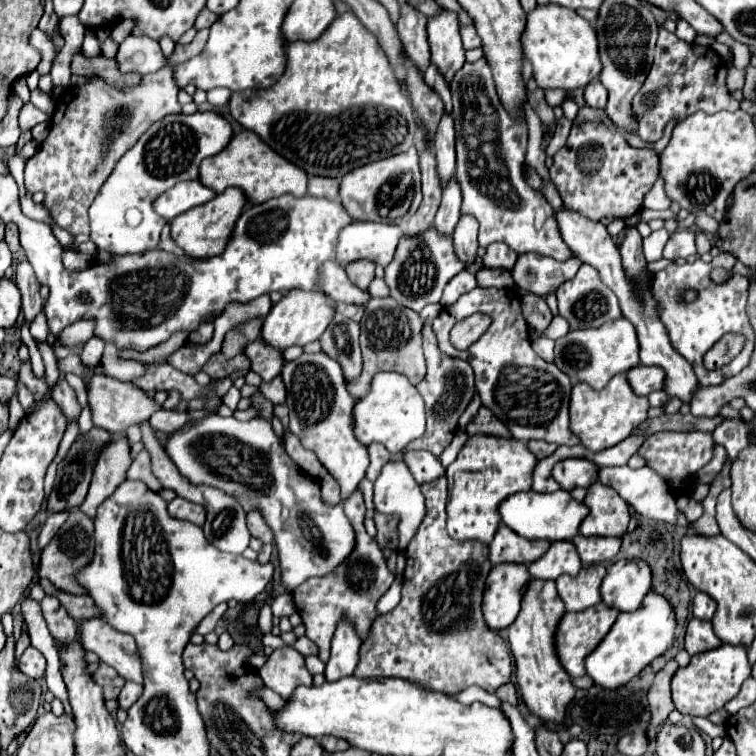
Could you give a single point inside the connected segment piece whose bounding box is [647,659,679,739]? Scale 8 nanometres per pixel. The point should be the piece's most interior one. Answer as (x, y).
(659, 696)

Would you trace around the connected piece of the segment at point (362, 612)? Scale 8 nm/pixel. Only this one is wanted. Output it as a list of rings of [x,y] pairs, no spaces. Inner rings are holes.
[[[355,489],[351,493],[351,497],[341,501],[341,505],[345,509],[345,515],[349,517],[349,521],[353,523],[353,527],[357,531],[357,549],[345,559],[345,565],[339,565],[337,571],[331,573],[329,577],[313,577],[313,579],[301,583],[301,587],[297,587],[293,591],[297,611],[307,629],[307,637],[319,647],[319,659],[323,663],[329,659],[329,647],[331,647],[331,639],[333,639],[337,621],[341,621],[341,617],[349,617],[355,623],[357,633],[365,639],[369,635],[371,623],[377,619],[375,601],[389,589],[389,585],[395,579],[393,573],[387,569],[381,547],[377,545],[377,541],[373,537],[367,535],[367,531],[363,527],[365,505],[363,505],[361,489]]]

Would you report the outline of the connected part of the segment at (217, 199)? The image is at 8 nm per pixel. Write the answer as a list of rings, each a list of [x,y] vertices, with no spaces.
[[[229,187],[223,193],[215,195],[211,201],[197,205],[173,219],[169,219],[169,229],[171,229],[171,239],[175,241],[177,247],[181,247],[189,257],[195,259],[205,259],[221,253],[225,247],[225,241],[229,239],[229,233],[233,231],[233,225],[237,223],[237,217],[241,215],[245,207],[245,195],[237,187]]]

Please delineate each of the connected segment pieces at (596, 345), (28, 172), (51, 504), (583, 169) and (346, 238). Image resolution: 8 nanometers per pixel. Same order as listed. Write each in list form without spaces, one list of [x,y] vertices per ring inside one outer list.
[[[621,317],[597,329],[569,331],[555,341],[555,365],[569,375],[573,383],[589,383],[593,389],[603,389],[611,377],[639,365],[639,341],[633,323]]]
[[[163,67],[155,73],[143,75],[137,87],[115,89],[99,75],[89,75],[85,85],[67,87],[55,101],[51,129],[39,151],[25,165],[25,189],[43,191],[43,205],[59,227],[71,235],[87,235],[87,209],[97,191],[111,175],[115,163],[137,143],[141,133],[169,113],[179,113],[179,87],[173,69]]]
[[[93,427],[91,431],[77,435],[77,439],[75,439],[73,445],[69,447],[67,455],[63,457],[63,461],[57,465],[55,487],[53,487],[53,493],[51,493],[49,501],[47,501],[47,509],[49,509],[51,513],[55,513],[55,511],[59,511],[59,509],[79,507],[79,505],[85,501],[89,483],[91,483],[91,477],[93,477],[95,461],[97,461],[99,453],[101,453],[111,441],[113,441],[113,435],[107,433],[105,429],[99,429],[99,427]]]
[[[613,131],[609,139],[603,141],[601,137],[597,143],[581,143],[581,137],[571,135],[567,145],[553,157],[549,173],[567,209],[591,221],[601,221],[603,217],[627,219],[641,209],[645,193],[653,187],[659,173],[659,157],[651,149],[631,147],[623,135]]]
[[[353,221],[341,229],[337,239],[335,263],[345,267],[359,259],[369,259],[375,265],[387,267],[393,259],[401,227],[371,221]]]

